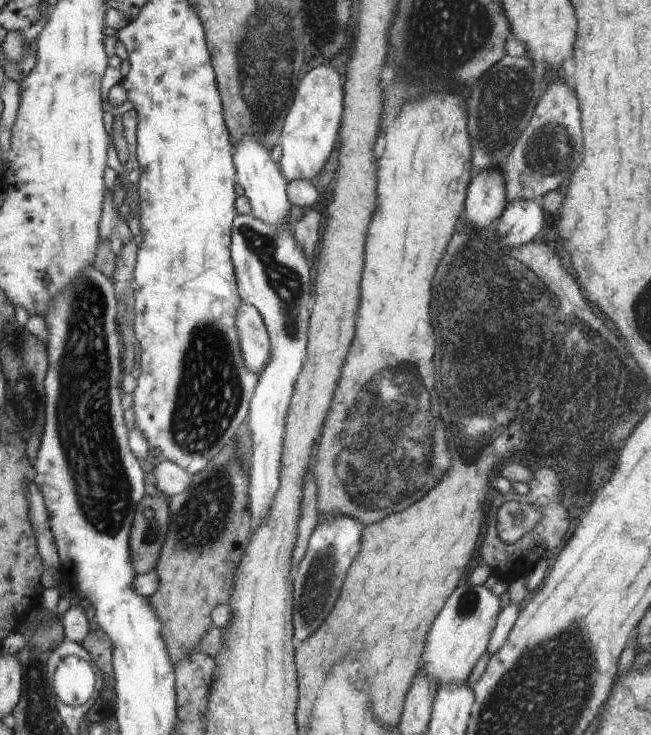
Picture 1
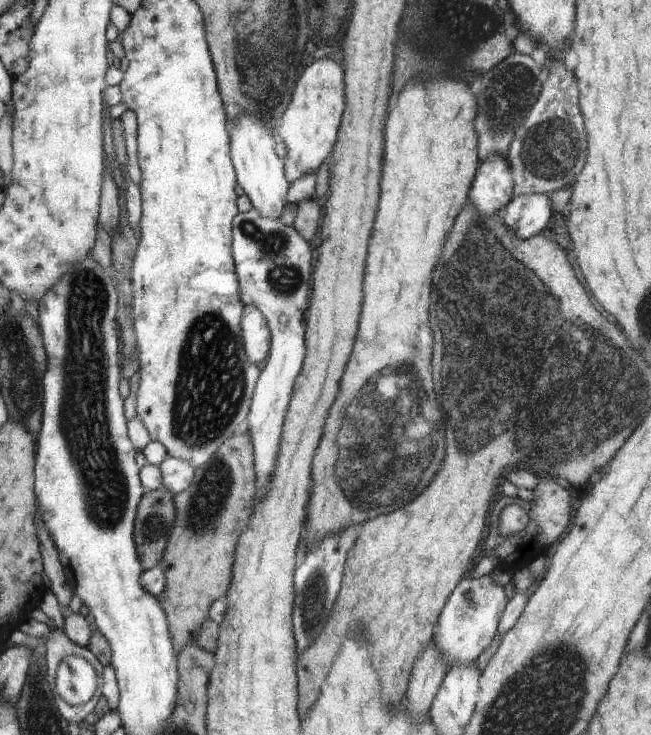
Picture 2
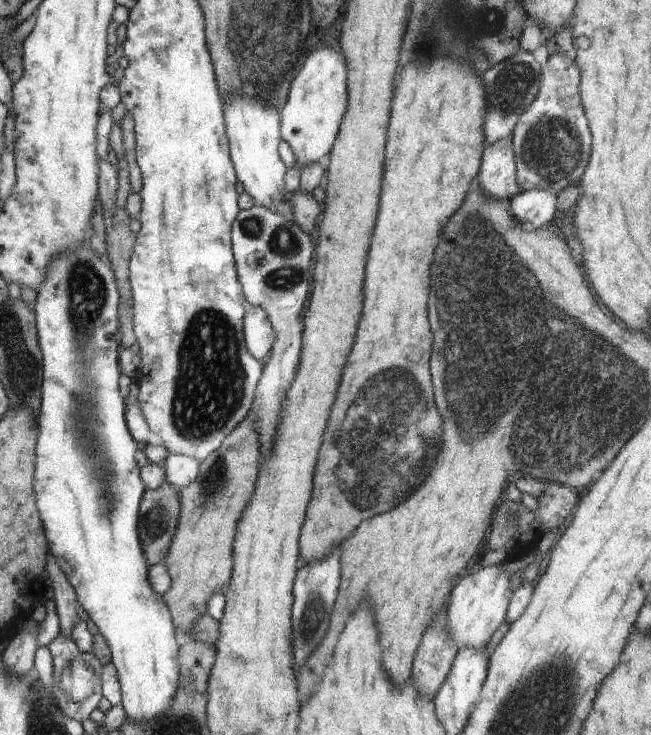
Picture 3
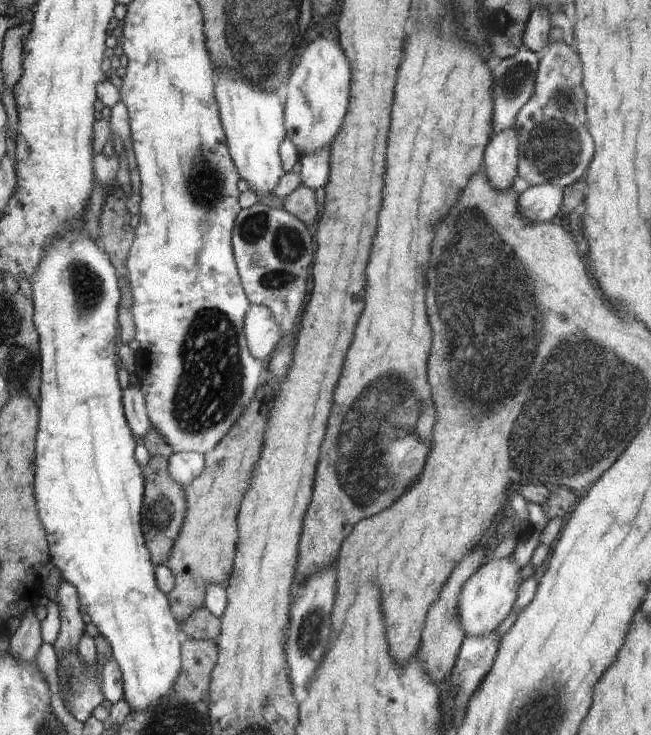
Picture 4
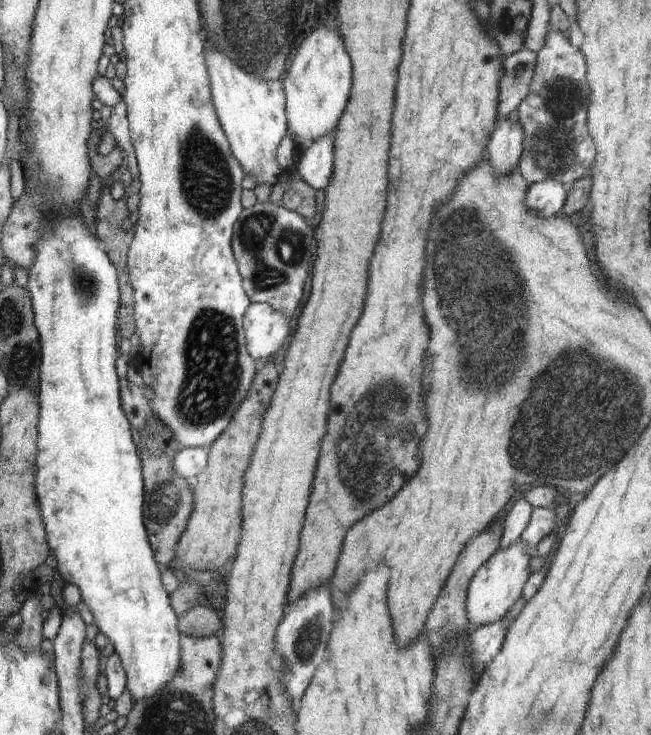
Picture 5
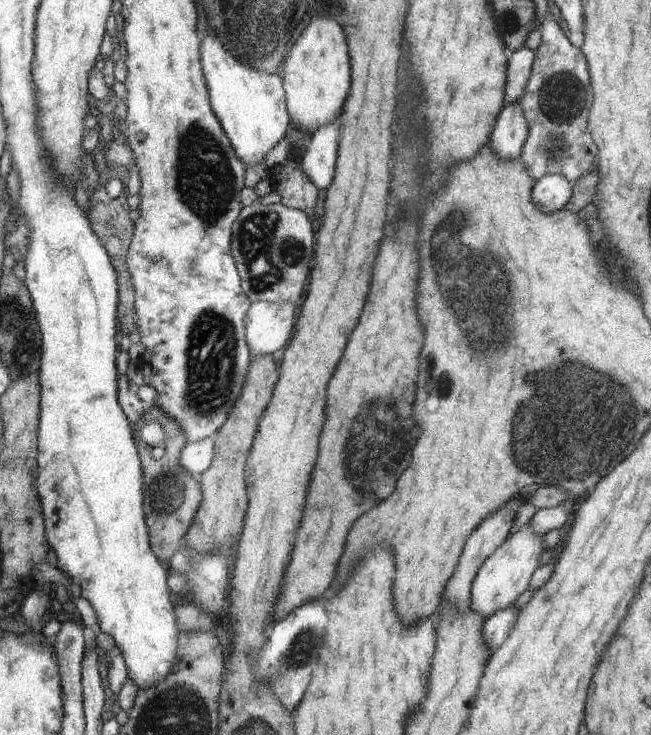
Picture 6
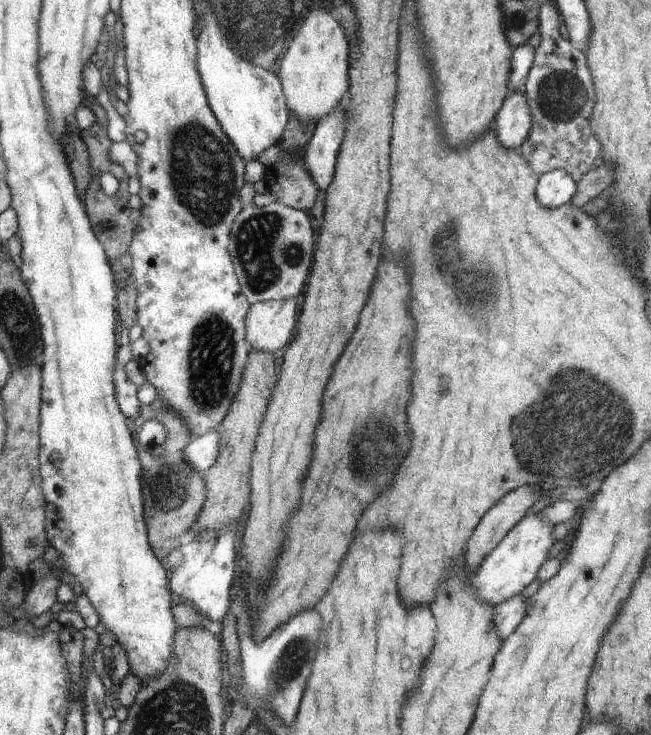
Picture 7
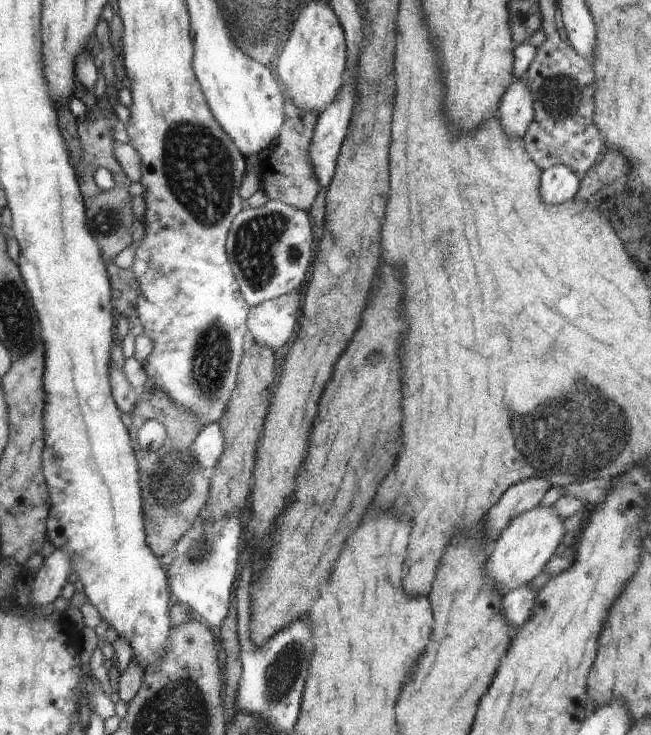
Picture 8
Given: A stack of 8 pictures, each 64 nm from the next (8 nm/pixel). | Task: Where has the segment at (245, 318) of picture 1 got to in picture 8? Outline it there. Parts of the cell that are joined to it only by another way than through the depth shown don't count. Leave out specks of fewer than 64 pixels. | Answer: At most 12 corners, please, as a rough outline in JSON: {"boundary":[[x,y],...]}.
{"boundary":[[298,289],[249,307],[248,339],[278,350],[298,328]]}

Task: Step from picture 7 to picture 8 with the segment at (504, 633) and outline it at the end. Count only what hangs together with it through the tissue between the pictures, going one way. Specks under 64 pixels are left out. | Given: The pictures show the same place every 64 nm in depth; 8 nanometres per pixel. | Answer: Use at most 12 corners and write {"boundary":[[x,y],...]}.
{"boundary":[[518,587],[501,598],[512,632],[530,618],[538,590]]}

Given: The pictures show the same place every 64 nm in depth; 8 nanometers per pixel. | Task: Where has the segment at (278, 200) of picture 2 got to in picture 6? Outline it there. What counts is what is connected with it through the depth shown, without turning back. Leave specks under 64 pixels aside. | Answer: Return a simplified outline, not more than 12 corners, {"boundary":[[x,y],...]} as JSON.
{"boundary":[[209,27],[212,110],[246,169],[292,124],[280,74],[244,66]]}

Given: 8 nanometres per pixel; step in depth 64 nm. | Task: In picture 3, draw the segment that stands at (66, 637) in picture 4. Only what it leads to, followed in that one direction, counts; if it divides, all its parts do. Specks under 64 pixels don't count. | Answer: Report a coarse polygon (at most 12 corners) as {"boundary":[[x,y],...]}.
{"boundary":[[52,553],[46,561],[61,634],[78,619],[74,587]]}

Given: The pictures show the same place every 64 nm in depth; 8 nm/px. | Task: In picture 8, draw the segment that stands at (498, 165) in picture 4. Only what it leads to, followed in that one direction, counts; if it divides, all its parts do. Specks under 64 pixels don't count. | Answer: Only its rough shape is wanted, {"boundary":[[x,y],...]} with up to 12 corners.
{"boundary":[[514,80],[499,102],[506,138],[522,139],[534,117],[531,90]]}

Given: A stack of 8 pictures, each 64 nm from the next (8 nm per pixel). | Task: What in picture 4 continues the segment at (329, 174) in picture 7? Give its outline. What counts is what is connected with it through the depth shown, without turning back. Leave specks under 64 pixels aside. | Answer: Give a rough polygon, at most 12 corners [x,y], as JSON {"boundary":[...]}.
{"boundary":[[330,147],[298,160],[301,184],[325,186],[330,174]]}

